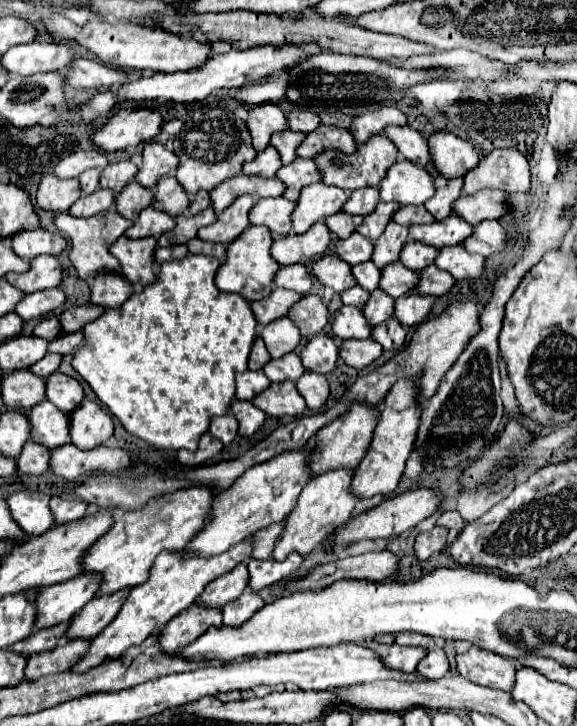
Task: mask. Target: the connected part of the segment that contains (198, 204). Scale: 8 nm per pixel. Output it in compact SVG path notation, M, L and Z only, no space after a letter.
M198 192L196 196L192 196L188 212L190 212L190 214L198 214L198 212L202 212L202 210L208 208L208 206L210 206L210 196L208 196L208 192Z

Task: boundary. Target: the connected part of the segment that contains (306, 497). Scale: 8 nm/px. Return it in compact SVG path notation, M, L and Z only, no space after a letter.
M336 468L336 470L328 470L326 474L314 476L306 488L302 490L296 508L290 512L290 516L286 518L286 528L282 532L282 536L276 542L274 560L284 560L290 552L300 552L302 556L310 554L312 550L316 550L330 534L334 534L334 530L338 530L342 524L346 524L352 518L354 506L358 502L358 498L354 498L354 494L350 492L350 480L354 476L352 468Z

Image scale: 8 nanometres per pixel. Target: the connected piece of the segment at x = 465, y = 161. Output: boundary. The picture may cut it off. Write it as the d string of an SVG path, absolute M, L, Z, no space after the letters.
M434 132L428 138L428 148L430 148L434 168L444 178L464 176L480 160L472 144L458 138L452 132Z

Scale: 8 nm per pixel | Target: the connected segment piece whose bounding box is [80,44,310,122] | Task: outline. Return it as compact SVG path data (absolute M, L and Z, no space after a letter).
M264 44L264 46L254 46L254 48L246 48L246 50L230 50L224 54L216 54L212 56L204 66L190 70L190 72L172 72L172 74L158 74L152 78L140 78L136 82L128 82L120 88L116 88L116 92L100 92L96 94L90 104L82 106L80 118L84 118L84 122L94 122L98 116L104 116L108 112L108 108L112 108L114 104L122 102L122 100L158 100L158 102L196 102L196 100L204 100L210 94L220 94L220 92L236 92L240 88L244 88L250 82L258 82L266 76L276 74L278 70L284 68L292 68L298 62L310 58L310 54L300 48L298 44L282 44L282 46L272 46L272 44Z

